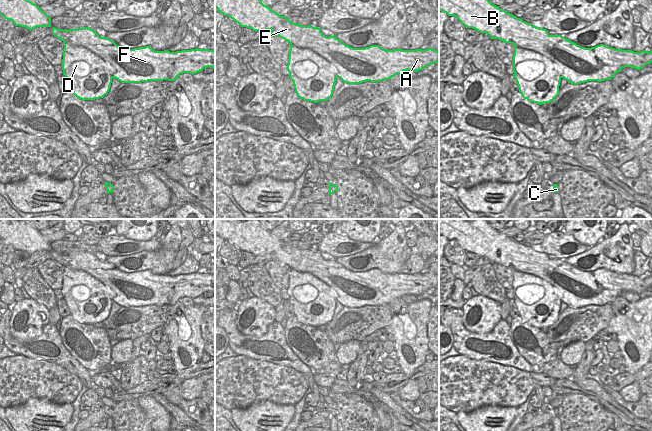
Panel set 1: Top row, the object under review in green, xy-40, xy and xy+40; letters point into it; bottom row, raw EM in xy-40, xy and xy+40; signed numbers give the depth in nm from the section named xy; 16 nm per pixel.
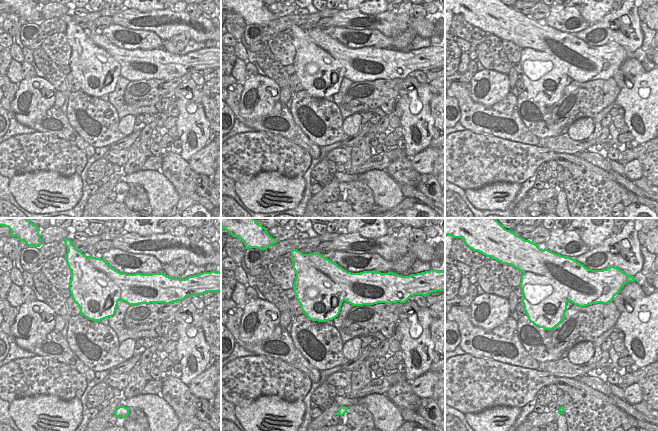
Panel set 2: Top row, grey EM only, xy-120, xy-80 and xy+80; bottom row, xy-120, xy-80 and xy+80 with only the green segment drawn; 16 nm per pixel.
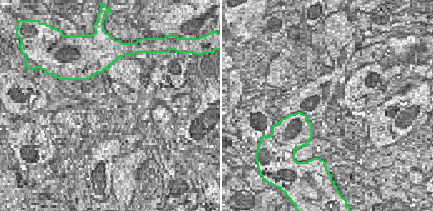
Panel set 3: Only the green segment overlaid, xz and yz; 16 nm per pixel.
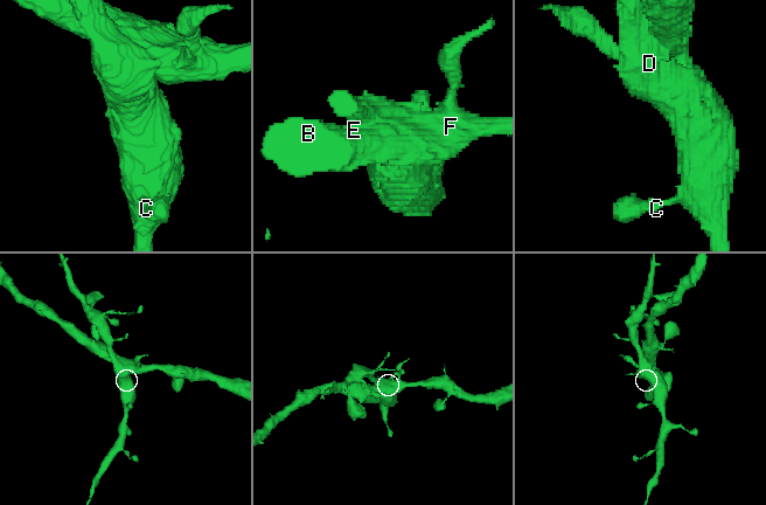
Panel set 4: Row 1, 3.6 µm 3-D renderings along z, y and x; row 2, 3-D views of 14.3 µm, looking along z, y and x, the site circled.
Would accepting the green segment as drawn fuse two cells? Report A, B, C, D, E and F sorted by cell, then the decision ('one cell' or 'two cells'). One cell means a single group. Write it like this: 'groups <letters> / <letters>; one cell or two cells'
groups A B E F / C D; two cells

